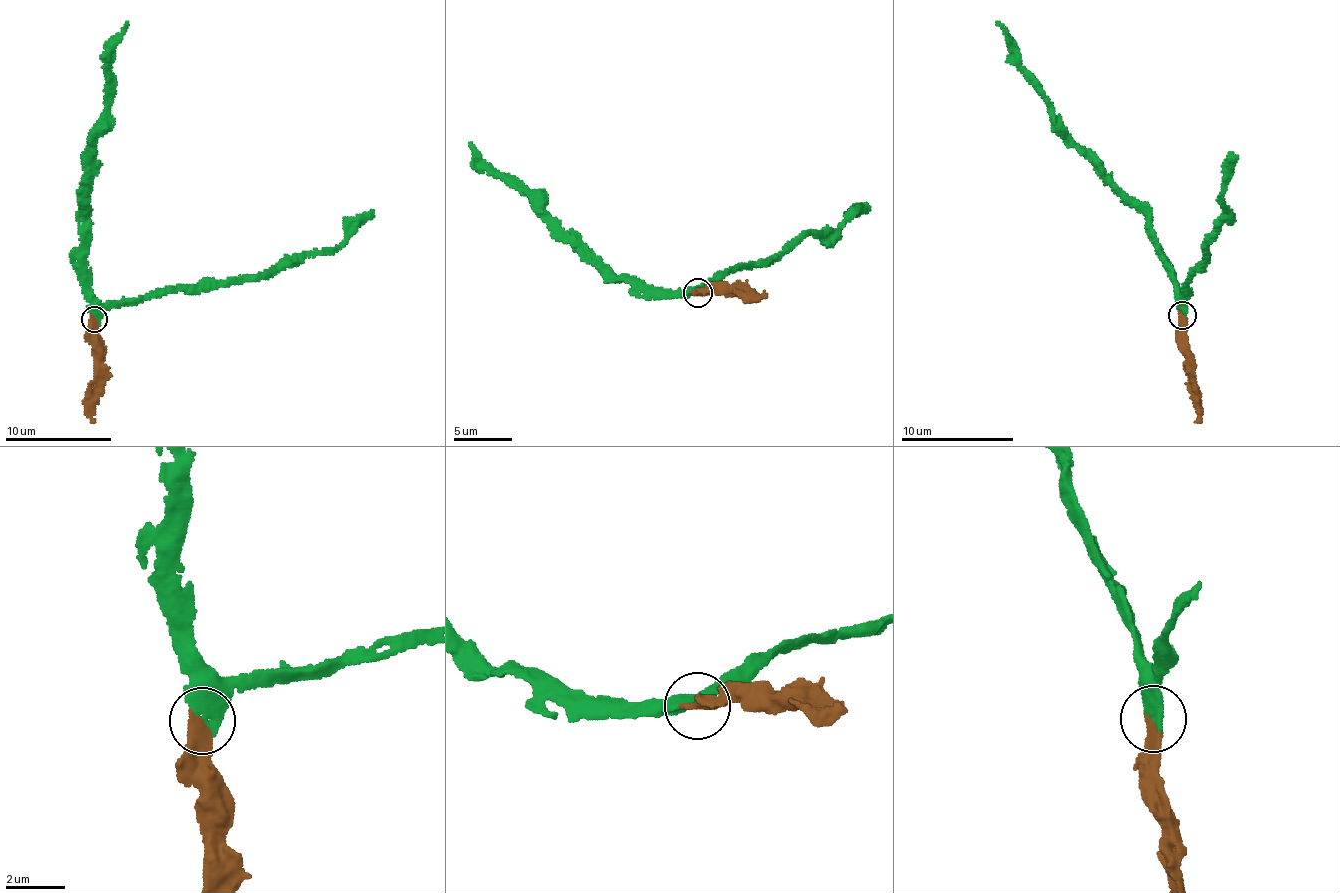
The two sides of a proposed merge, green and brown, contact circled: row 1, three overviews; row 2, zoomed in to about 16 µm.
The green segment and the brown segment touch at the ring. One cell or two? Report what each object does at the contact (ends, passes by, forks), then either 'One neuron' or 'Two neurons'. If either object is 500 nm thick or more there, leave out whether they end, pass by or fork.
At the ring green ends. At the ring brown ends. One neuron

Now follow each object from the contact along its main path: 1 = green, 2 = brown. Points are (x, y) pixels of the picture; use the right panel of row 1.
1: (1182, 316), (1182, 293), (1162, 256), (1151, 214), (1075, 143), (1037, 80), (1021, 66), (1019, 52), (997, 22)
2: (1182, 316), (1186, 374), (1199, 414), (1195, 421)

